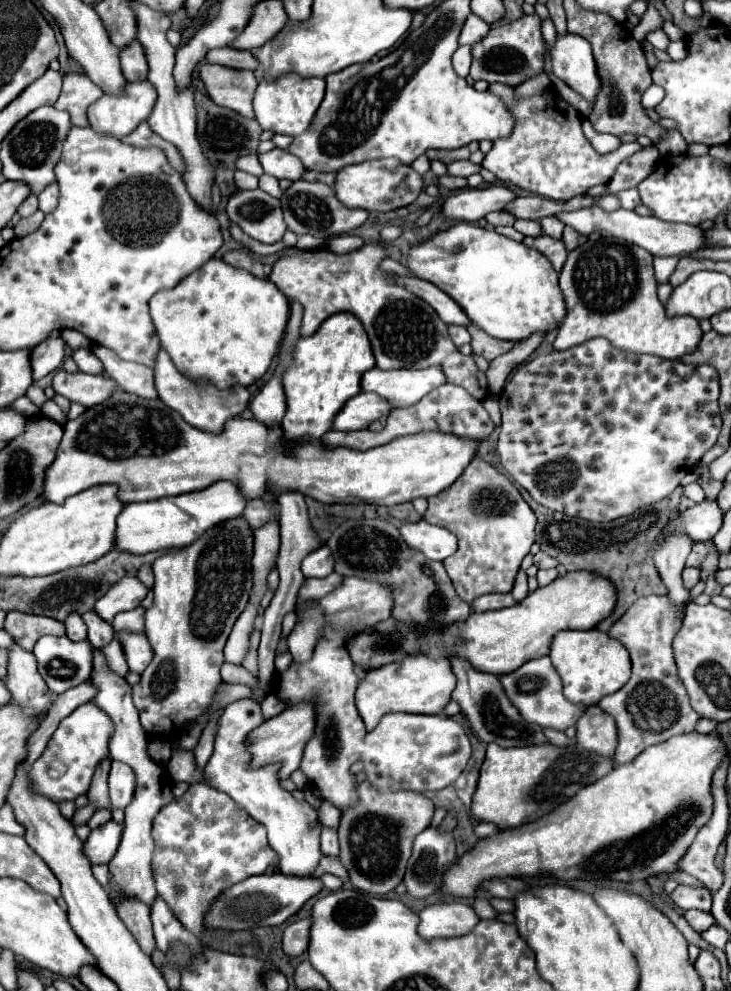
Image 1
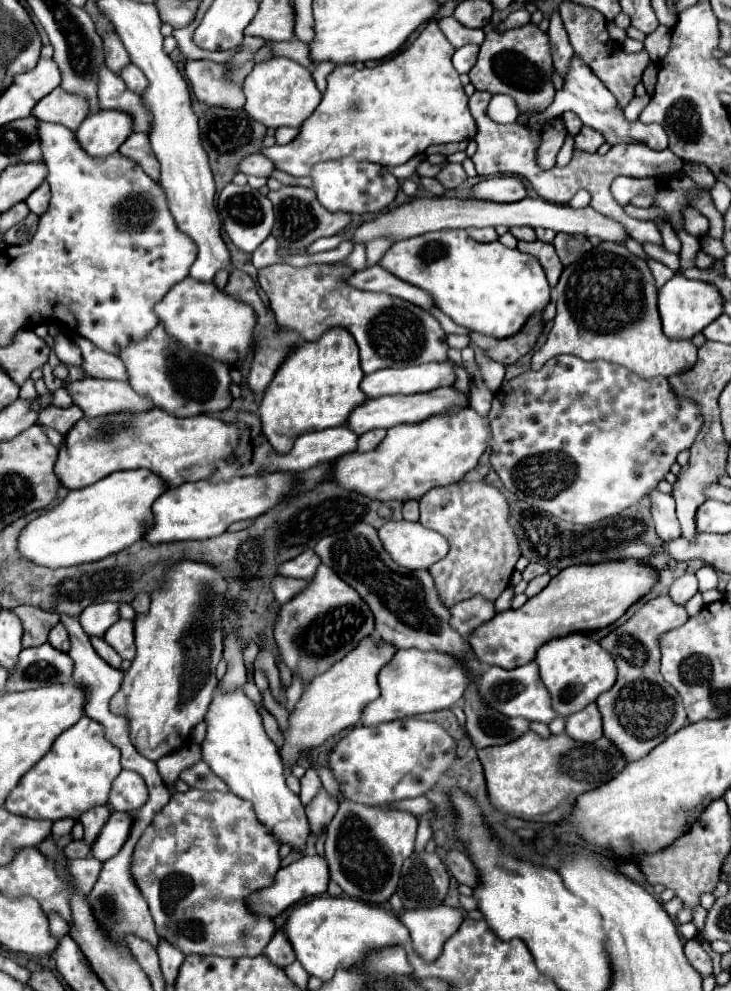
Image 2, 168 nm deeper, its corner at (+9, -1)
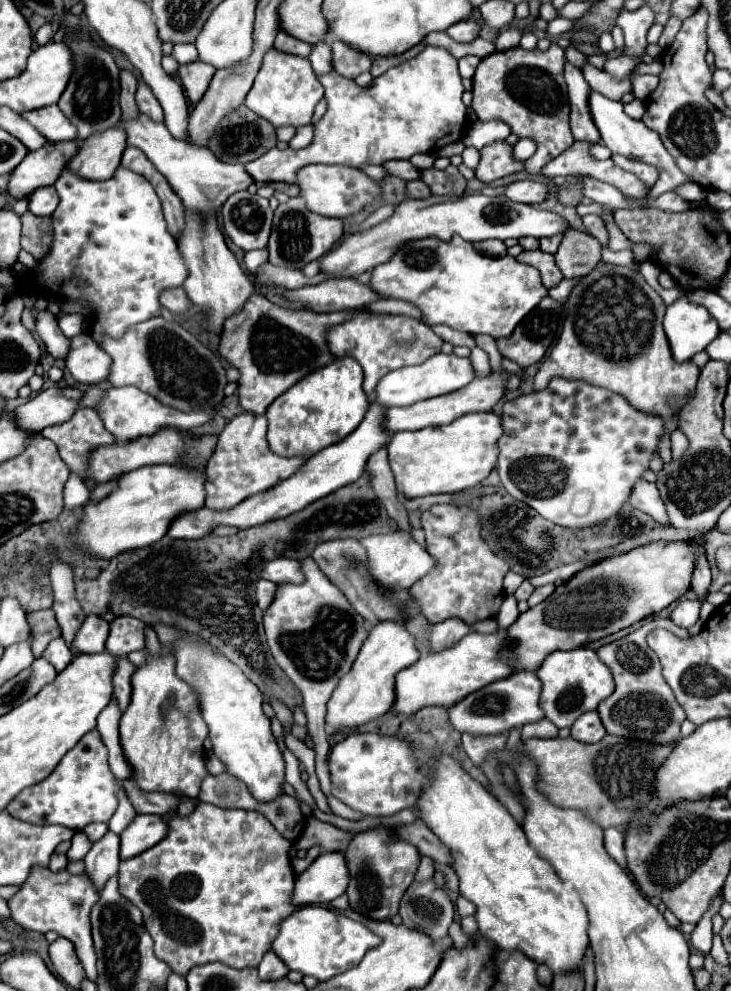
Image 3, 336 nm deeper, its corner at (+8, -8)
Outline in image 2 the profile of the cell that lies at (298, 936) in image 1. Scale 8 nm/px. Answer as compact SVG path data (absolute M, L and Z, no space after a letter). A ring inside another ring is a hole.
M280 929L274 933L274 937L270 939L270 943L266 945L264 949L264 955L278 967L286 967L290 965L292 961L296 961L296 955L294 955L294 949L286 937L286 933Z

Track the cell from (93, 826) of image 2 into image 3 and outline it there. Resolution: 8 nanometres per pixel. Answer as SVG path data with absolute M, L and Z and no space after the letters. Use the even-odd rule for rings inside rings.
M107 832L99 842L95 842L89 850L89 854L85 856L85 866L87 866L87 874L93 882L93 886L97 888L97 892L103 890L105 882L109 878L113 878L119 870L119 836L113 832Z

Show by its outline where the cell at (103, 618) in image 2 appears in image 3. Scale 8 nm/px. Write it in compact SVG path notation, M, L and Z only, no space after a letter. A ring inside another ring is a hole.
M95 614L87 616L73 638L73 648L79 650L81 654L103 652L107 634L109 634L109 624L103 618L99 618Z

